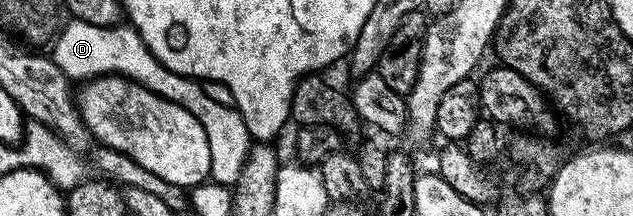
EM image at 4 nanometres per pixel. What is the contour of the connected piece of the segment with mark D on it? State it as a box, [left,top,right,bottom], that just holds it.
[51,20,251,186]

